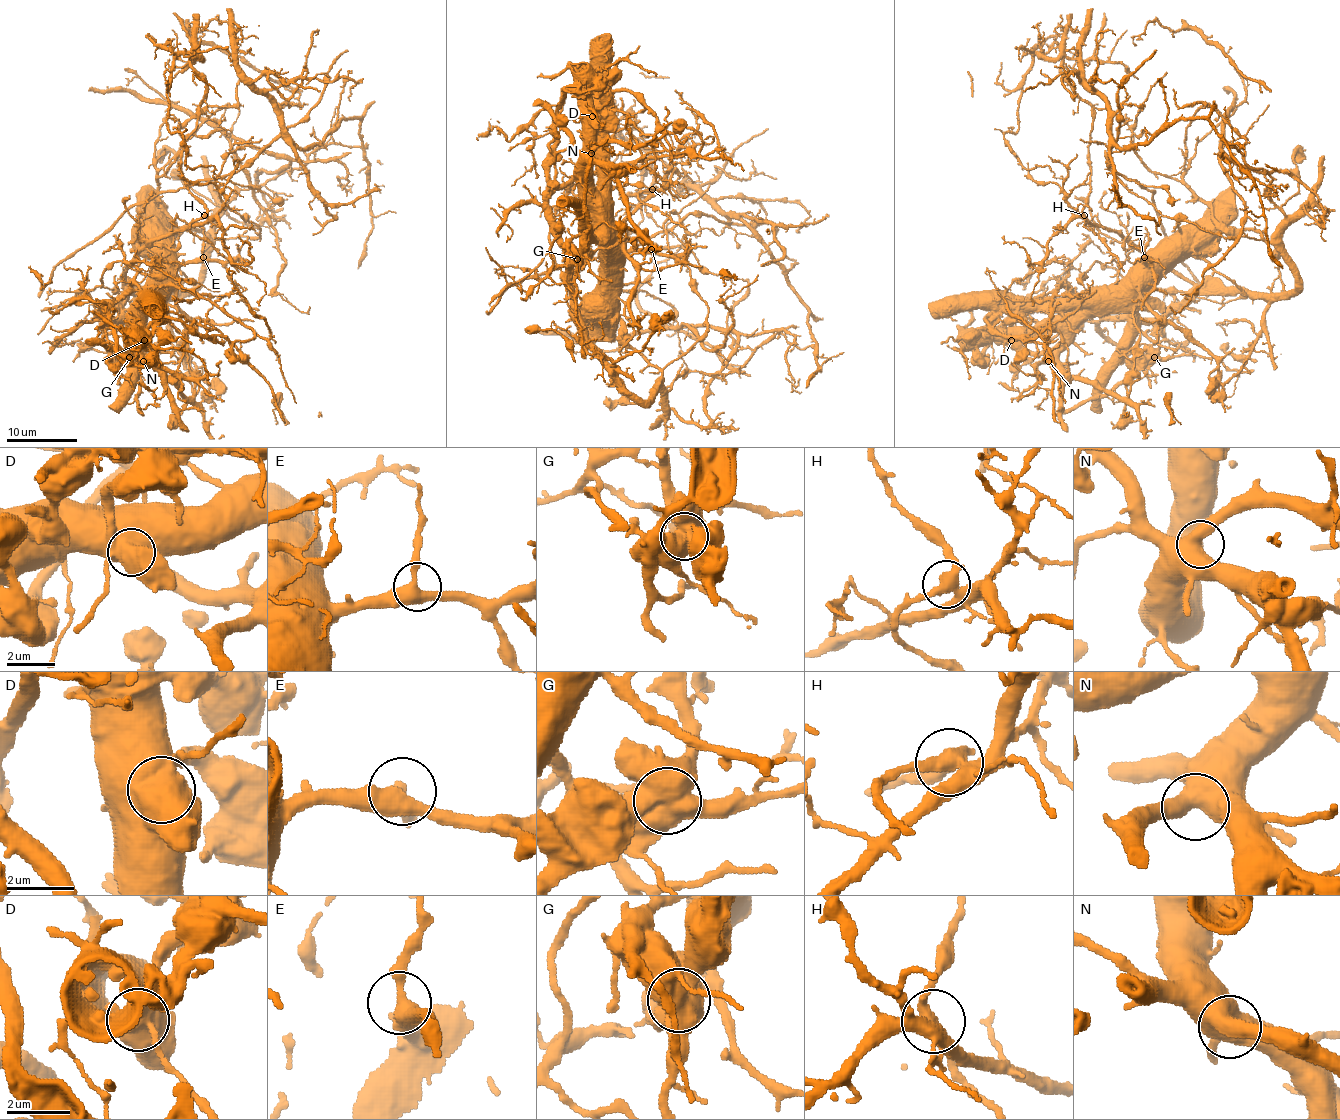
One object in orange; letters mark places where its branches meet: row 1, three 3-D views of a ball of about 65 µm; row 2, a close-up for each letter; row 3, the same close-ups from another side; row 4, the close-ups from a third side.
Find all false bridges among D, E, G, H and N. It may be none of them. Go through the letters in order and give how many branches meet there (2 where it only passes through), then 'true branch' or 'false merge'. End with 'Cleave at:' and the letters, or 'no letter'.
D: branches 2; false merge
E: branches 3; true branch
G: branches 3; false merge
H: branches 3; false merge
N: branches 2; true branch
Cleave at: D, G, H

